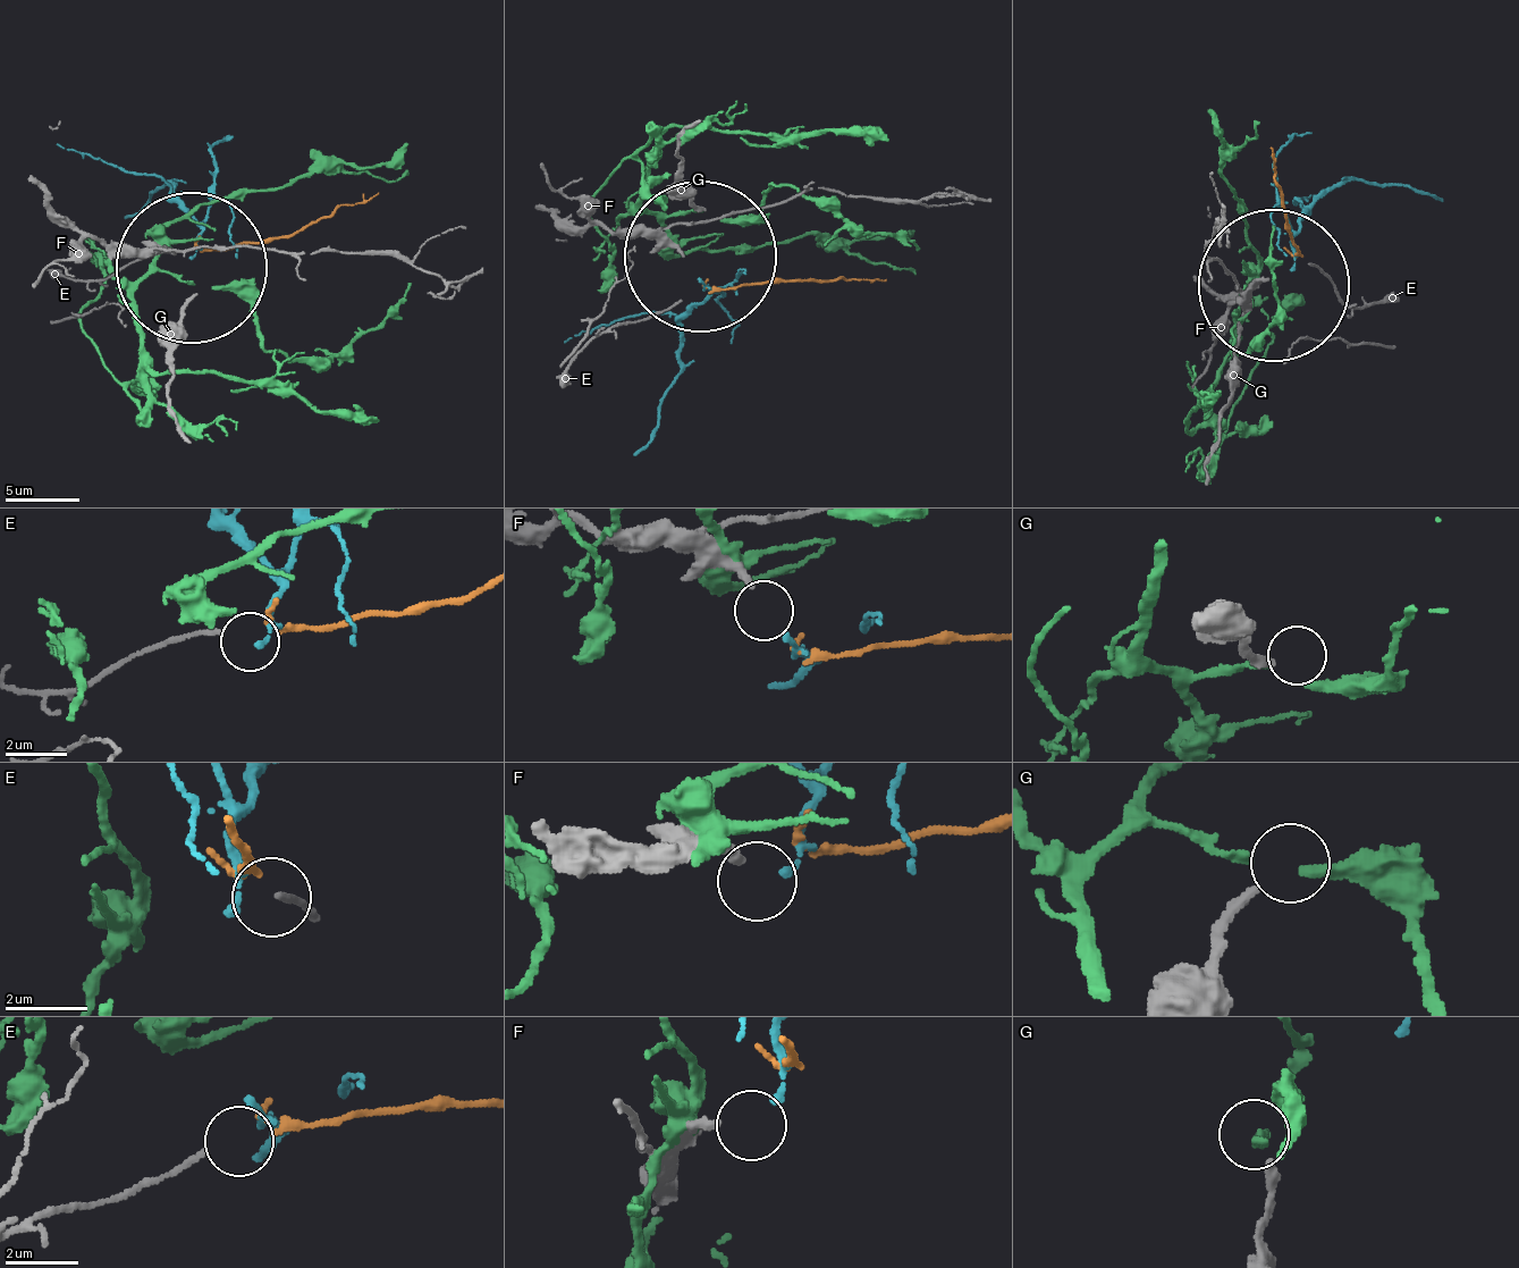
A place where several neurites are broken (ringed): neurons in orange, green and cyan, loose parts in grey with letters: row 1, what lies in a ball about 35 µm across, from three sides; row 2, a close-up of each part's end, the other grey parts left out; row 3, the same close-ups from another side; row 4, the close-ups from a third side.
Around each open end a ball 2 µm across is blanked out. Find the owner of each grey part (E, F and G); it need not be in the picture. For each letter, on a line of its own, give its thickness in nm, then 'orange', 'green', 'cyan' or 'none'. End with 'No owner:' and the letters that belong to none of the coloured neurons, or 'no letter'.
E: 150 nm thick; orange
F: 240 nm thick; cyan
G: 240 nm thick; none
No owner: G

